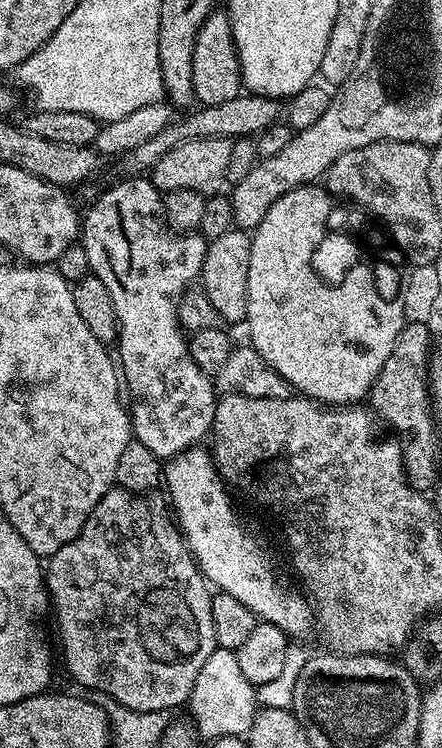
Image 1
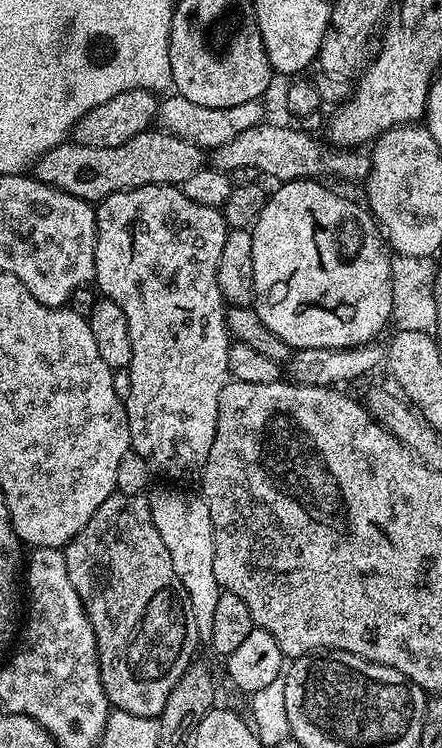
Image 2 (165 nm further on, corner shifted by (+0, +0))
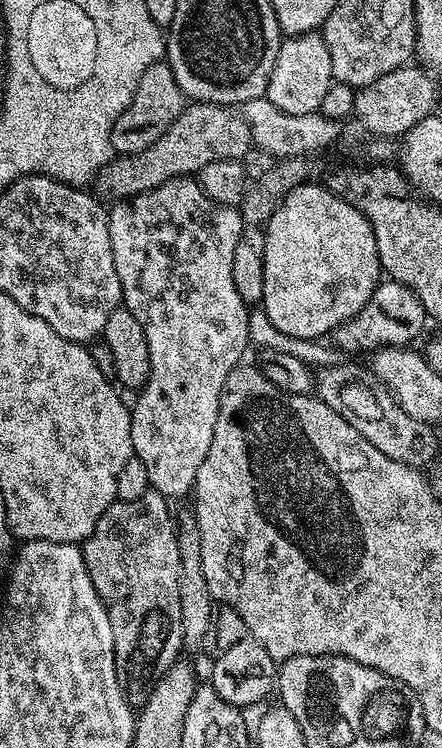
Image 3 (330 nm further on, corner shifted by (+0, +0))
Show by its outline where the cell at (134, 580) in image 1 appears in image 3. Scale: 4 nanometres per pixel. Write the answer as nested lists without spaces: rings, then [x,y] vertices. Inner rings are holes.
[[[148,491],[142,494],[142,498],[134,498],[134,502],[117,500],[98,518],[94,530],[88,535],[88,539],[83,541],[82,551],[86,570],[90,574],[90,582],[94,582],[94,590],[100,596],[100,601],[106,606],[106,614],[110,618],[110,630],[114,630],[114,658],[116,659],[116,673],[118,682],[123,684],[125,693],[132,692],[147,693],[152,685],[158,683],[162,674],[170,670],[170,666],[181,659],[182,649],[184,648],[184,627],[182,626],[182,602],[178,594],[178,574],[180,573],[180,555],[178,554],[178,542],[176,541],[177,525],[174,523],[174,516],[168,513],[169,501],[160,493]]]

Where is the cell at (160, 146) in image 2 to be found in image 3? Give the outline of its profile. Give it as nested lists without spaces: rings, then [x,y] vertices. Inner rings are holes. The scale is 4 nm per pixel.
[[[192,102],[185,107],[184,113],[173,122],[146,150],[129,156],[117,155],[96,175],[94,192],[107,202],[128,200],[146,190],[154,190],[168,180],[195,177],[202,166],[223,160],[243,161],[248,149],[253,147],[250,126],[239,111],[222,104]]]

